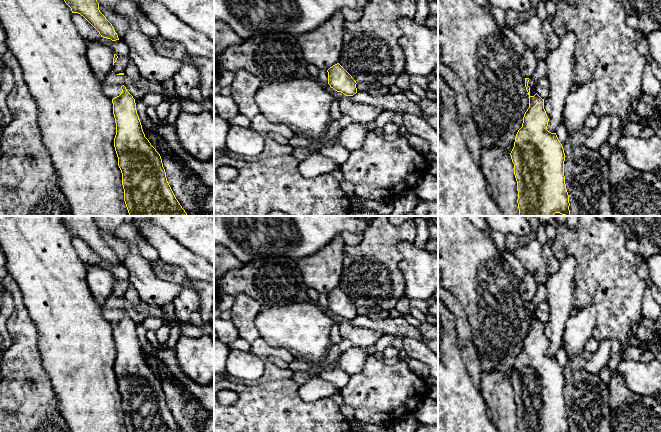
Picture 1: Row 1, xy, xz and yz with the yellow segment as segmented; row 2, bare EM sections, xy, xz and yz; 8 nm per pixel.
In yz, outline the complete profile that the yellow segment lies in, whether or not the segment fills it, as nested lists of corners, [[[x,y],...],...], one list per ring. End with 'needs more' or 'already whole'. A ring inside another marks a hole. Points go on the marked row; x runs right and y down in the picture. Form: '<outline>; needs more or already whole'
[[[529,78],[525,87],[529,95],[529,108],[524,114],[522,127],[518,130],[510,153],[517,181],[518,209],[520,216],[553,216],[560,213],[570,216],[569,195],[564,176],[565,153],[556,133],[547,130],[549,118],[544,109],[544,99],[537,93],[530,95]]]; already whole

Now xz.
[[[339,63],[330,67],[327,72],[328,84],[335,91],[346,96],[353,96],[357,93],[356,81]]]; already whole

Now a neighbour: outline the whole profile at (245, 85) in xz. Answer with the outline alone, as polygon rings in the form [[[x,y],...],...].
[[[239,70],[231,84],[231,97],[236,103],[239,113],[252,119],[260,114],[255,101],[255,94],[263,83],[247,71]]]

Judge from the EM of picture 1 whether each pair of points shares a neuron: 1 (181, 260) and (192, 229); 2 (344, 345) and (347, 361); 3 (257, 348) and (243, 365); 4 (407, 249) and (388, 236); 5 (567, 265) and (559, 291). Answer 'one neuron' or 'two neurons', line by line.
1: two neurons
2: two neurons
3: two neurons
4: two neurons
5: one neuron

